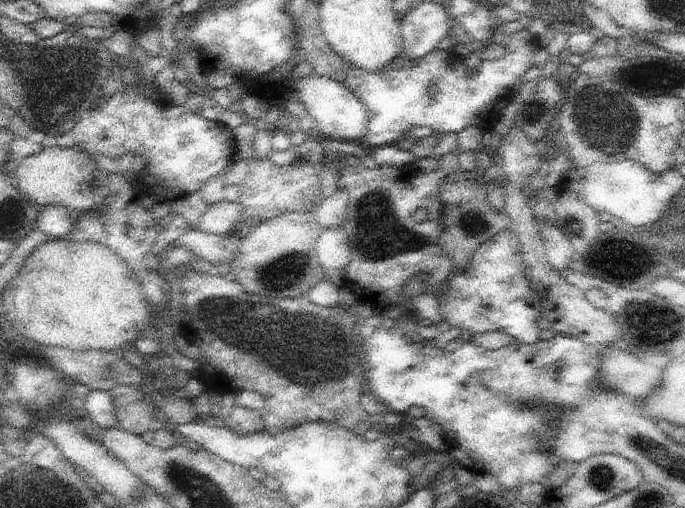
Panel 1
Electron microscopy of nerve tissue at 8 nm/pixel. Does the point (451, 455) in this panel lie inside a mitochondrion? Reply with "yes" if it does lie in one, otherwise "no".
no

